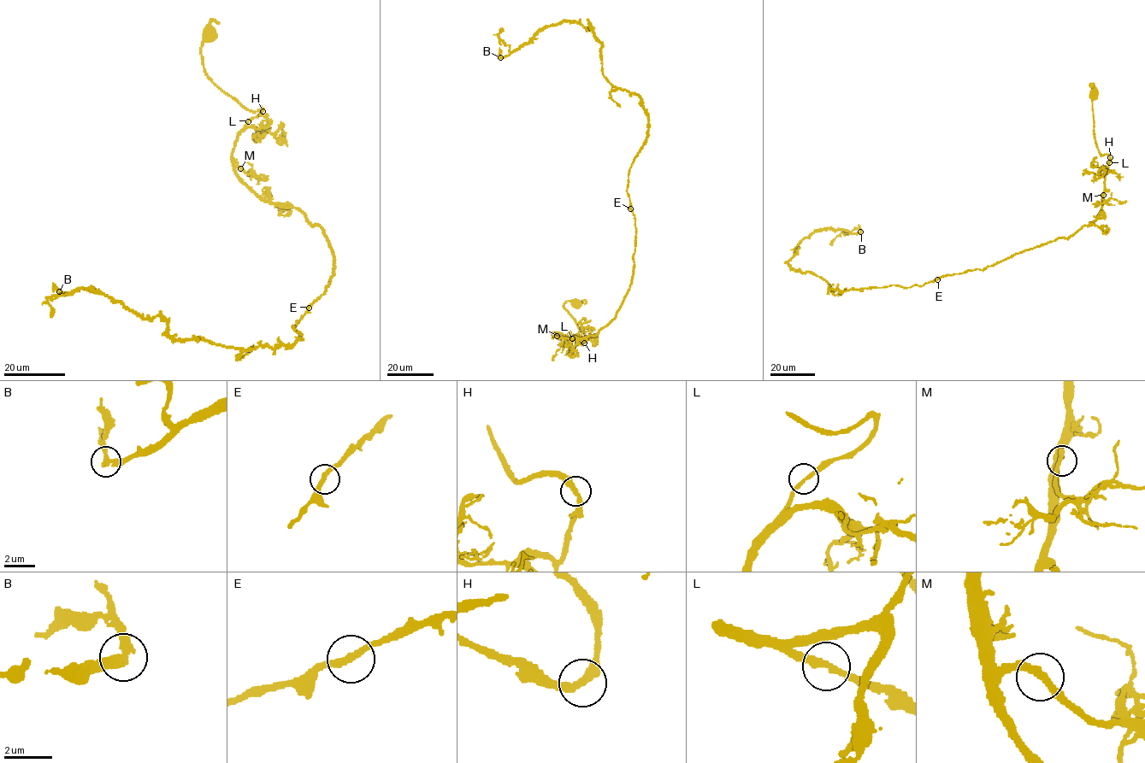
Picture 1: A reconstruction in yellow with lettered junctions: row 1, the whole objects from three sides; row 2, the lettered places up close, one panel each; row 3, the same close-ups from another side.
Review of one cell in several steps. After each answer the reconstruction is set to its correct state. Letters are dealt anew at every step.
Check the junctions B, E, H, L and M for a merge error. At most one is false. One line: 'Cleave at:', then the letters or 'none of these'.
Cleave at: none of these

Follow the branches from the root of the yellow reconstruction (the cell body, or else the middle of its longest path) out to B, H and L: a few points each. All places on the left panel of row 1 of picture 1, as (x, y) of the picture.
B: (209, 35), (205, 74), (262, 110), (235, 173), (333, 251), (299, 339), (177, 340), (160, 316), (59, 292)
H: (209, 35), (201, 48), (205, 74), (246, 108), (254, 112), (262, 108), (262, 111)
L: (209, 35), (201, 48), (205, 74), (246, 108), (254, 112), (262, 108), (260, 114), (248, 120)

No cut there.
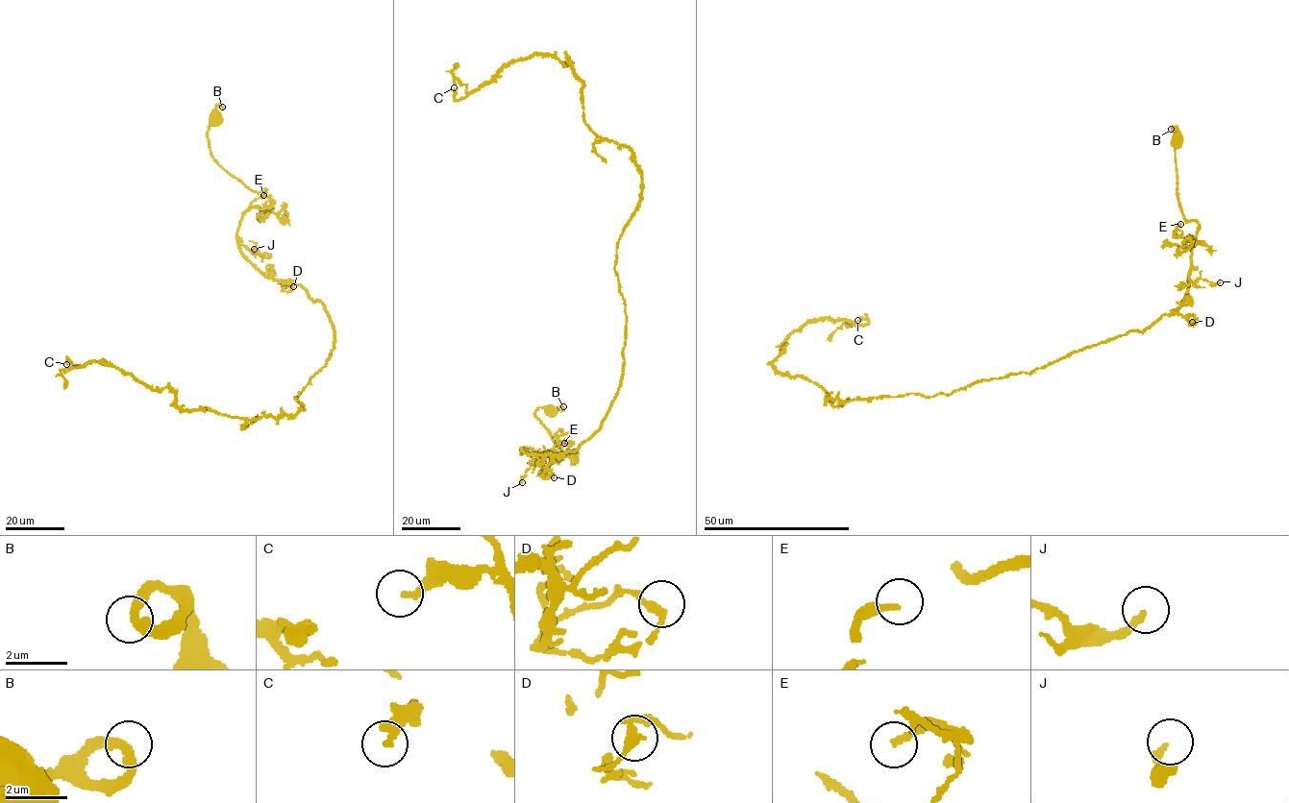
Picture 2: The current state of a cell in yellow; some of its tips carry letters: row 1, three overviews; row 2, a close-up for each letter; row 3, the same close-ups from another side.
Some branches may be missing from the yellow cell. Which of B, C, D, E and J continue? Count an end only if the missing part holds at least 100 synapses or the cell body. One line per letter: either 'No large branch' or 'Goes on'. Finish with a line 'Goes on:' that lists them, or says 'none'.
B: No large branch
C: No large branch
D: No large branch
E: No large branch
J: No large branch
Goes on: none

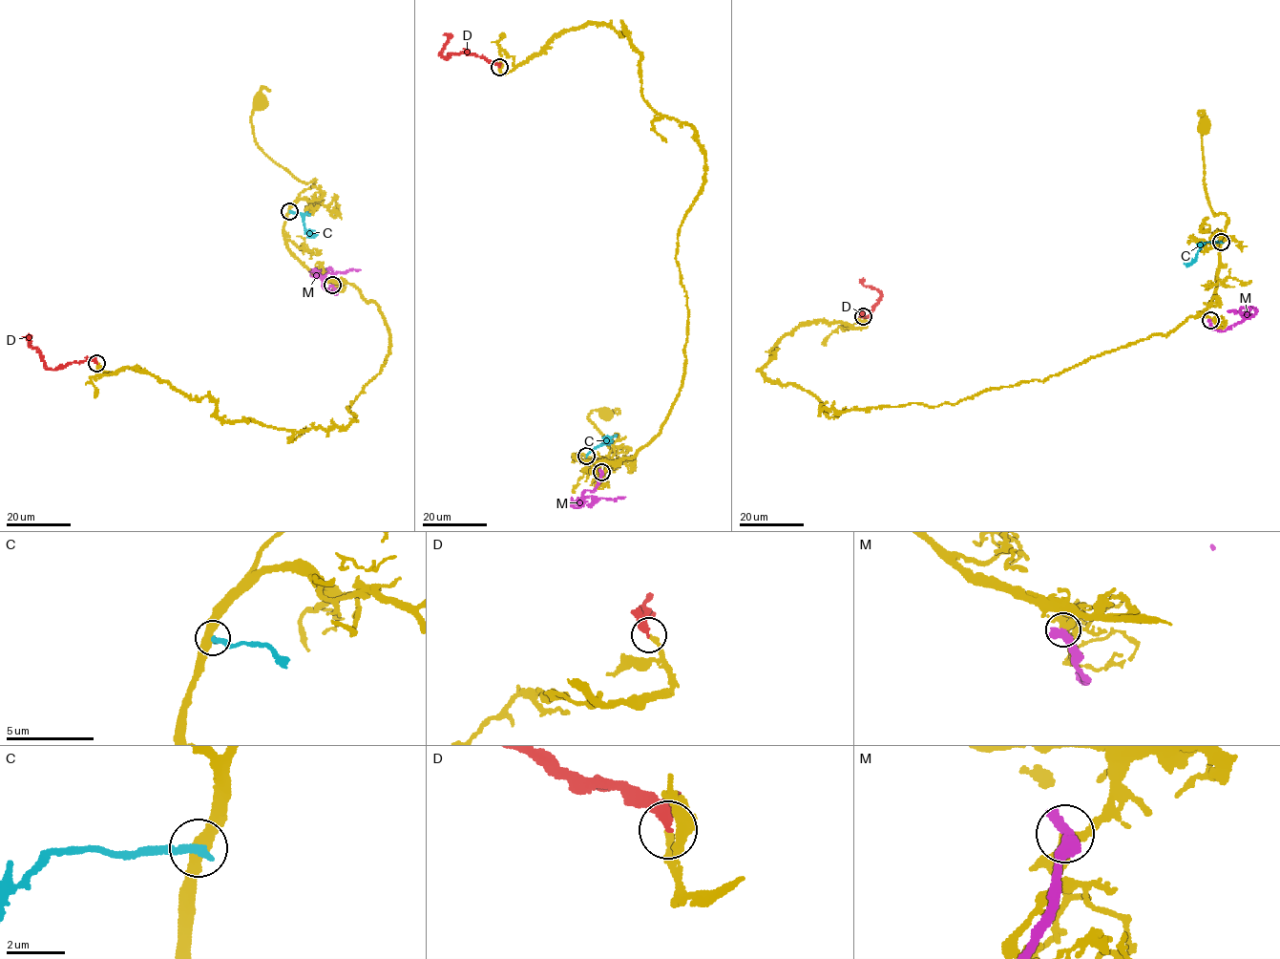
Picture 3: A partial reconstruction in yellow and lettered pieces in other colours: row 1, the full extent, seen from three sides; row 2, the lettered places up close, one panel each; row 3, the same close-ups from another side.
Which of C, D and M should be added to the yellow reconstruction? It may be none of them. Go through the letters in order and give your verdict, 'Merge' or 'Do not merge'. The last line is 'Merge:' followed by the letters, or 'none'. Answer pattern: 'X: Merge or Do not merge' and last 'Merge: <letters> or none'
C: Do not merge
D: Merge
M: Do not merge
Merge: D

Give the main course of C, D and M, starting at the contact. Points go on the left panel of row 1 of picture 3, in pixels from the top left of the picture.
C: (289, 211), (300, 213), (304, 226), (313, 237), (317, 233)
D: (96, 362), (83, 360), (48, 369), (40, 353), (22, 337)
M: (332, 285), (337, 294), (323, 285), (324, 277), (328, 272), (360, 269)

